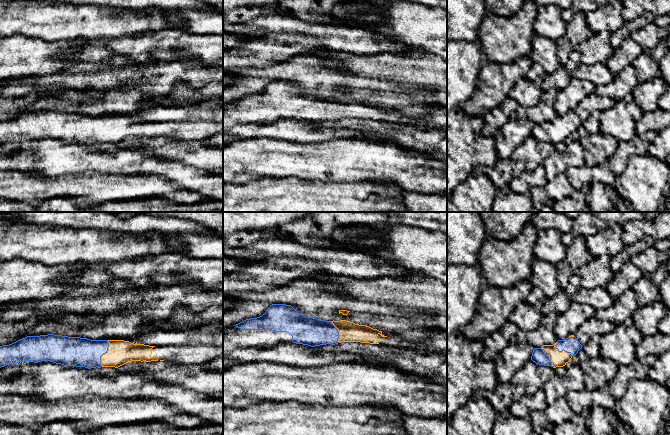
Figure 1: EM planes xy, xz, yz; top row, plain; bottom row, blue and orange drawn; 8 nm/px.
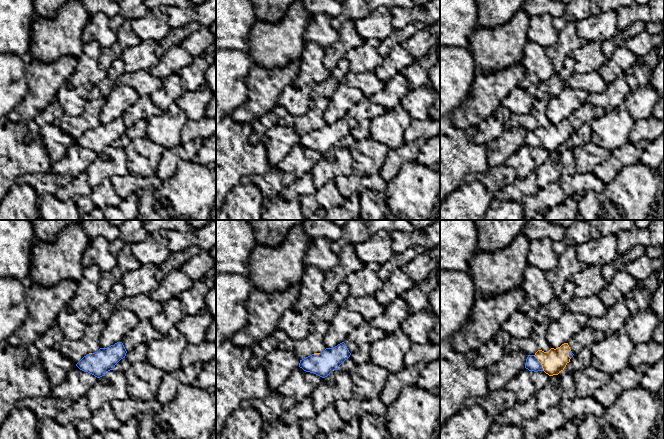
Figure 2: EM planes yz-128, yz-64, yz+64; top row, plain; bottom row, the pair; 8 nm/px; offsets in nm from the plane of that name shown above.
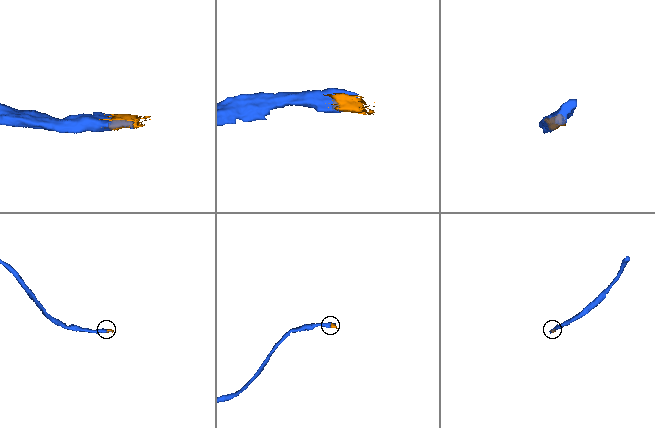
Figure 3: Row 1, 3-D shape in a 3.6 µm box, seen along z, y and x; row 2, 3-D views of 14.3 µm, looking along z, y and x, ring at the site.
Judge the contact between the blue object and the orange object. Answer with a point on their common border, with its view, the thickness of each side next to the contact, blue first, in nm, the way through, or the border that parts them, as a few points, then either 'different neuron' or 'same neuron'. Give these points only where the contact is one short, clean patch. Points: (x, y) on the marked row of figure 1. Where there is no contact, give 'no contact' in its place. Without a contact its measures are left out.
xy (104, 353) | 240/200 nm | same neuron

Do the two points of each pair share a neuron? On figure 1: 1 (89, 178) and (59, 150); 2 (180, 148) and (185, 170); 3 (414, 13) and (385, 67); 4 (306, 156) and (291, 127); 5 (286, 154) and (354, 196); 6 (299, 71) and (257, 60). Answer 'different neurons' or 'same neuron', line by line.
1: different neurons
2: different neurons
3: different neurons
4: different neurons
5: different neurons
6: different neurons

